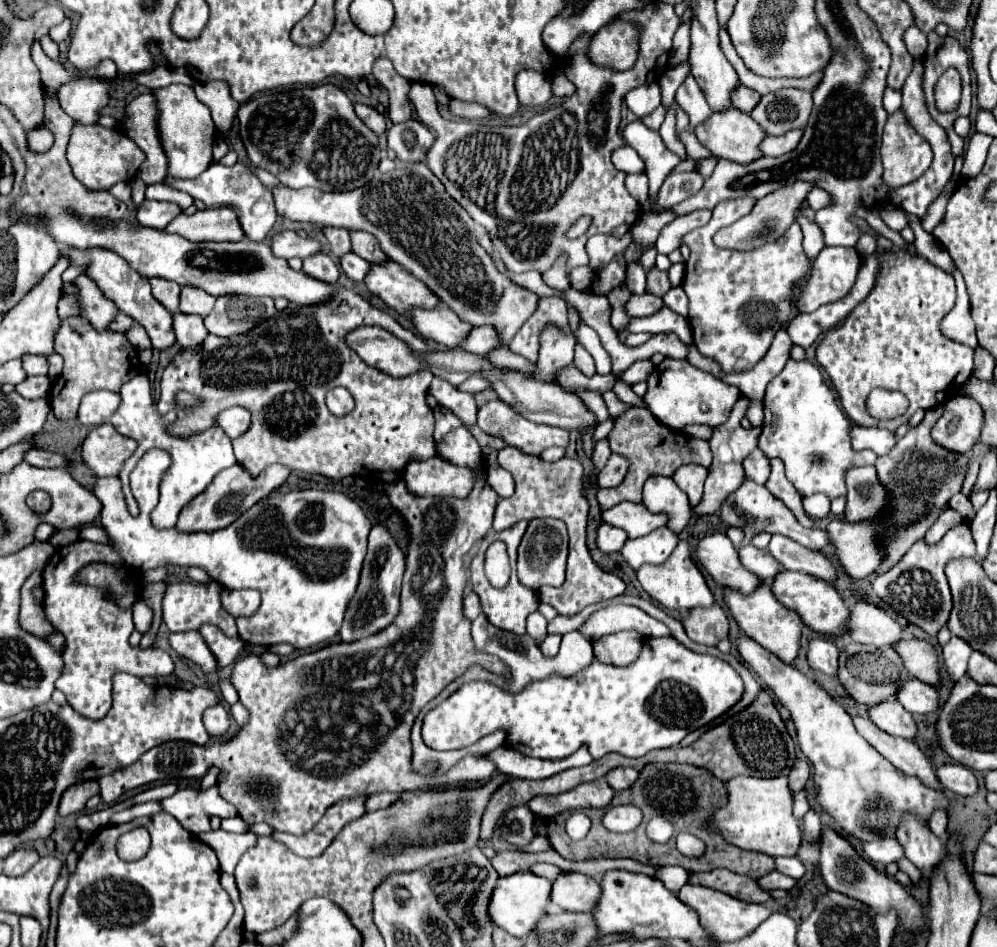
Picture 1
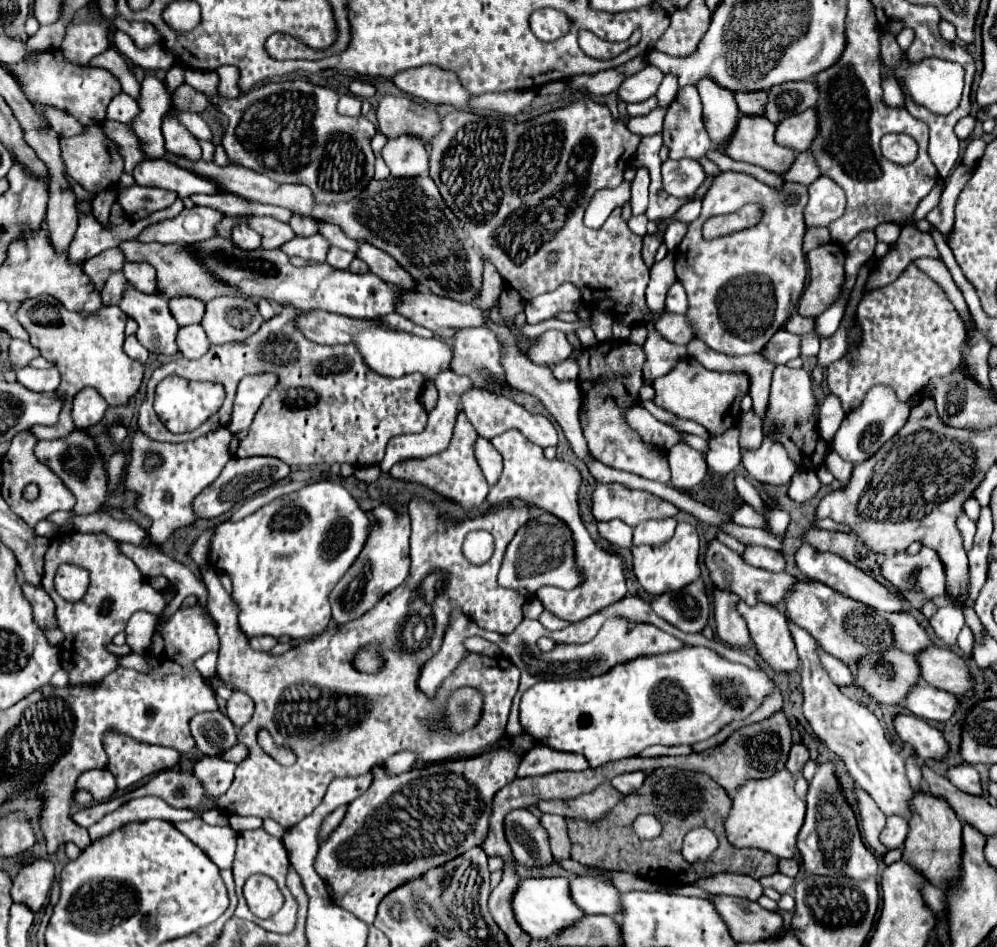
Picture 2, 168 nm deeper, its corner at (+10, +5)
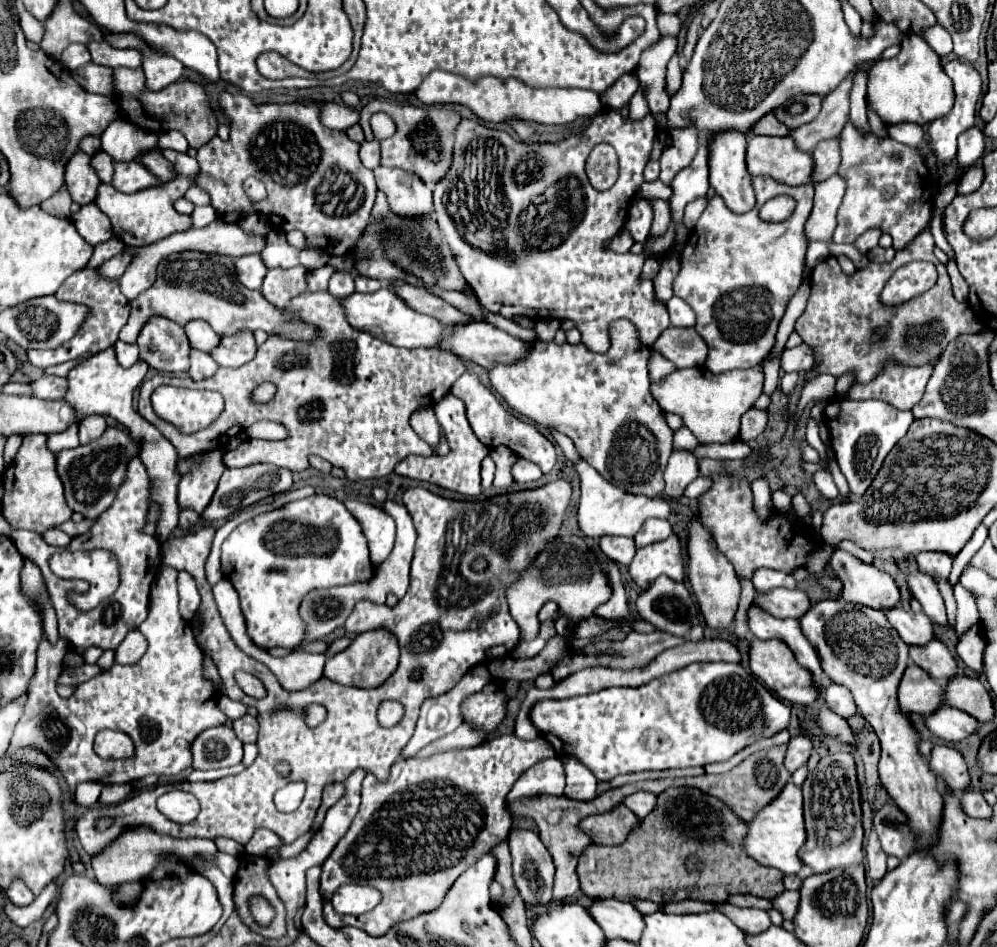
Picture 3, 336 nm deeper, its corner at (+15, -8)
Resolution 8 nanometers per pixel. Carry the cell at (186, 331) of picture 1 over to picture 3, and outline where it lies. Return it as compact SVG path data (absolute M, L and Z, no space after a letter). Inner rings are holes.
M193 350L193 354L191 354L191 368L189 368L189 376L193 380L211 378L217 370L219 370L219 366L209 354L201 354L199 350Z

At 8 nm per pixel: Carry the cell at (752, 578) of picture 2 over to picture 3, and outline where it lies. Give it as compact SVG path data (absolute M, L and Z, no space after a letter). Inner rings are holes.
M771 590L769 594L757 594L755 602L761 602L769 614L777 618L803 618L811 608L811 602L803 590Z

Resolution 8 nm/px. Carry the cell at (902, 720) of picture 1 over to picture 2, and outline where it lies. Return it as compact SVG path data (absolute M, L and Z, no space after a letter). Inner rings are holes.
M896 715L894 721L894 731L896 735L908 743L912 749L916 749L916 755L926 759L944 759L948 753L948 745L942 737L942 733L928 725L924 719L914 717L914 715Z

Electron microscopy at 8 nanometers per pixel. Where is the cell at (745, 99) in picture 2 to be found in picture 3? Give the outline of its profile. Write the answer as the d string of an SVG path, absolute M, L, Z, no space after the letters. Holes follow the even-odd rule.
M767 114L765 118L761 118L761 122L757 122L753 132L755 134L767 134L767 136L789 136L791 128L785 126L783 122L779 122L773 114Z

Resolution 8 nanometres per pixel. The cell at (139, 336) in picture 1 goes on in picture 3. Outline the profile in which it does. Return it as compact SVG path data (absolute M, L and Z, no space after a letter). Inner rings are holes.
M179 252L165 258L157 268L155 284L141 296L131 302L131 316L125 328L121 328L119 340L133 344L145 326L145 322L153 316L163 316L179 326L189 324L191 320L207 322L219 336L231 336L241 330L265 330L267 334L285 334L287 338L297 338L303 342L311 342L317 336L317 328L305 322L289 322L283 310L273 310L269 302L265 302L263 294L257 290L249 290L241 286L237 278L237 270L233 258L219 254L203 254L203 252Z

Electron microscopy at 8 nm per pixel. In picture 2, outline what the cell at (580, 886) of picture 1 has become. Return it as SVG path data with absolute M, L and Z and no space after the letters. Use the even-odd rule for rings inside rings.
M576 877L570 881L570 897L584 911L594 915L618 915L618 891L598 877Z

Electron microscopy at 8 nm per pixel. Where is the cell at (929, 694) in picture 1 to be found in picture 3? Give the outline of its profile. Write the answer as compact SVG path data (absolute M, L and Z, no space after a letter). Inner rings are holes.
M943 706L943 710L927 716L925 724L935 736L947 742L961 742L967 736L975 734L979 728L979 722L971 714L953 706Z

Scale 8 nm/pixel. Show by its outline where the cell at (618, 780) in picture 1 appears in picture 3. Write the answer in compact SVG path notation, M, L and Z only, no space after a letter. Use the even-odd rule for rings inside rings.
M637 792L625 800L625 806L633 810L641 820L653 812L655 804L657 804L657 796L651 792Z

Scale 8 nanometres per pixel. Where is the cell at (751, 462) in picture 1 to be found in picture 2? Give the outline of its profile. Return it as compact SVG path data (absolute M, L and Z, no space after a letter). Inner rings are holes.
M752 411L744 413L740 419L740 447L746 451L756 451L762 445L762 419L754 417Z

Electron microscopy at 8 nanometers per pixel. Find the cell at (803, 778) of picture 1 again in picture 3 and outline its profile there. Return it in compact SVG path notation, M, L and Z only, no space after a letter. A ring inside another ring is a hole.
M803 734L791 736L789 746L787 746L787 756L785 756L785 768L789 772L795 772L799 766L807 764L811 752L813 752L813 744L807 736L803 736Z

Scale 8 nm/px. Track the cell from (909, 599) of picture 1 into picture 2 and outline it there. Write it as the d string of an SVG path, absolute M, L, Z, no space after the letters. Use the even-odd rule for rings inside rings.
M922 547L922 551L918 555L908 555L908 553L896 553L892 557L888 557L882 565L880 565L880 575L894 587L900 591L900 595L918 611L922 611L922 605L926 601L932 601L940 595L944 595L944 569L942 563L938 561L938 555L930 549L930 547Z

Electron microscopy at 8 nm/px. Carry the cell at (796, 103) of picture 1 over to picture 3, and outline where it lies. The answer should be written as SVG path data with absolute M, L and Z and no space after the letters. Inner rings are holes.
M805 94L805 96L797 96L797 98L791 98L789 102L781 104L773 114L785 122L787 126L801 126L805 122L811 122L819 110L821 110L821 102L823 98L817 96L817 94Z

